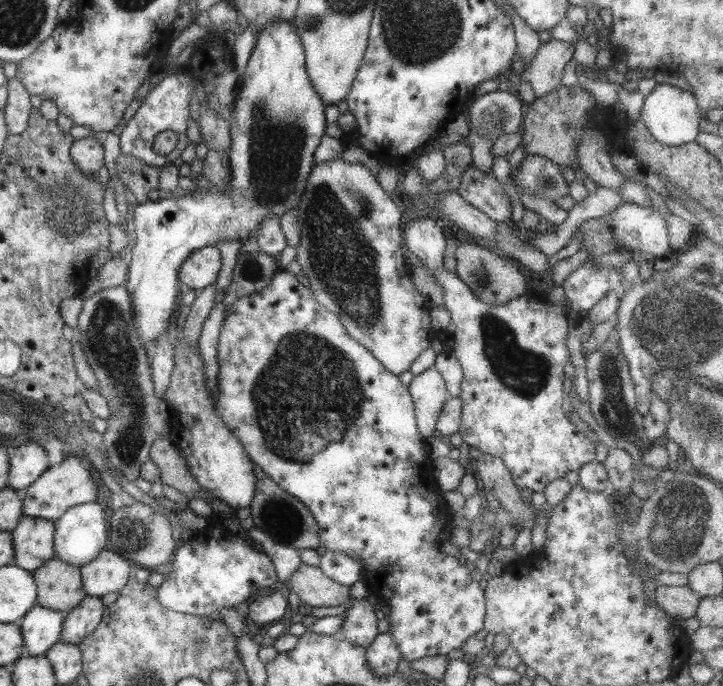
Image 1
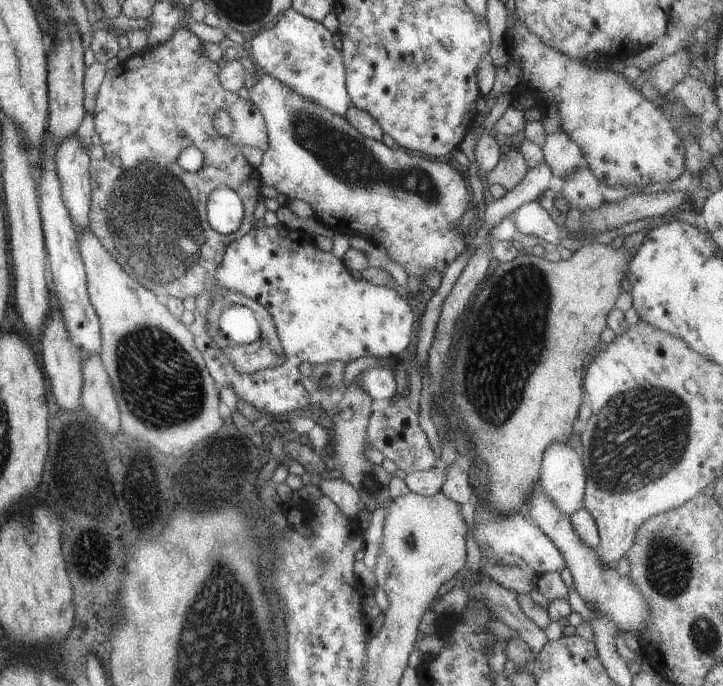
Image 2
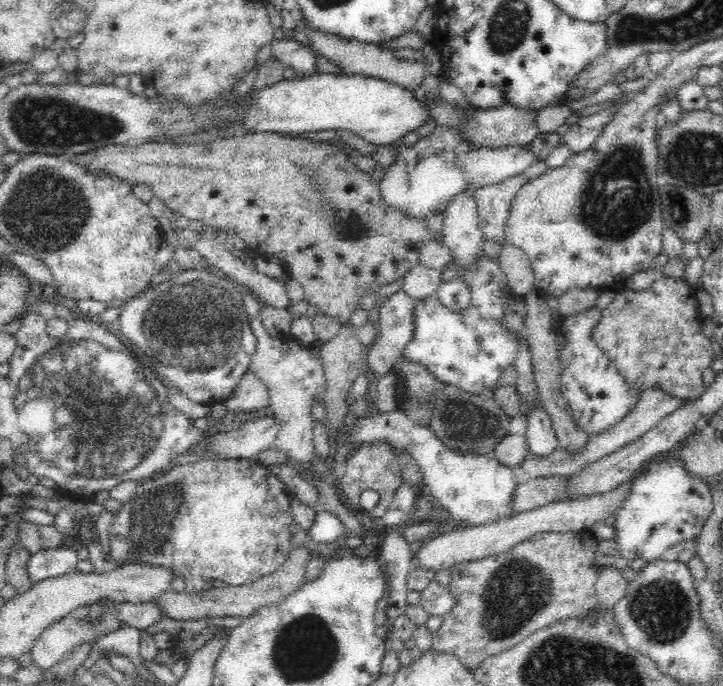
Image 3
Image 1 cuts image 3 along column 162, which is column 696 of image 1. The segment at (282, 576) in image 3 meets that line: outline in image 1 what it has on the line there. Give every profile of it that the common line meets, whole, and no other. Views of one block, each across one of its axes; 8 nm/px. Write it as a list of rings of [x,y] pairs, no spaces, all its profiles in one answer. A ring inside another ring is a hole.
[[[656,585],[654,600],[672,619],[694,618],[700,596],[687,585]]]

